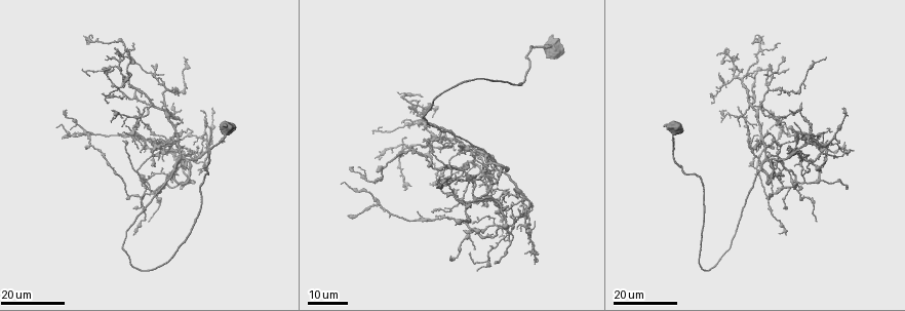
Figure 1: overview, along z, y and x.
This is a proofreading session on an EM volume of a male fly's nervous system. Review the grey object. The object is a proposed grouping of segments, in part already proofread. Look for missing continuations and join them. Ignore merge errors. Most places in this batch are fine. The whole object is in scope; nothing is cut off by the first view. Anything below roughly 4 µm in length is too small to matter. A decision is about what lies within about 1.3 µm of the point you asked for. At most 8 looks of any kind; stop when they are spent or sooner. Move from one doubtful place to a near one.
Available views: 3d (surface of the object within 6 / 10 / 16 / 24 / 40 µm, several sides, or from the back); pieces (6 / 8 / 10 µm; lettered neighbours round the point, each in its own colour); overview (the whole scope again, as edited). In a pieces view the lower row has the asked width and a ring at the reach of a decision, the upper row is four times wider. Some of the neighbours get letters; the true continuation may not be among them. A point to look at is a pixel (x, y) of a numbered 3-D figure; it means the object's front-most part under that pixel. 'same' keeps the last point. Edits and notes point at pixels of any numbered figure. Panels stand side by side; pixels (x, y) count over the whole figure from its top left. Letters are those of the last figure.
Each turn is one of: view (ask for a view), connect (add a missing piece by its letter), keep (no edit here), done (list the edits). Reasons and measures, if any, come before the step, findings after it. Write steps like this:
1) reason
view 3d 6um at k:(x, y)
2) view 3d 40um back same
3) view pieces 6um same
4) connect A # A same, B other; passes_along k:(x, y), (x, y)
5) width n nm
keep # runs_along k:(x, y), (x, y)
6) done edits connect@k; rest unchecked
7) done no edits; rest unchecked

long arm stops here
view 3d 24um at 1:(785, 133)

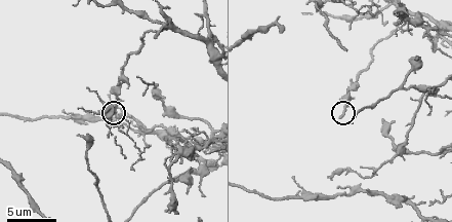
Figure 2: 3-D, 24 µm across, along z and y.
view pieces 6um at 2:(342, 118)

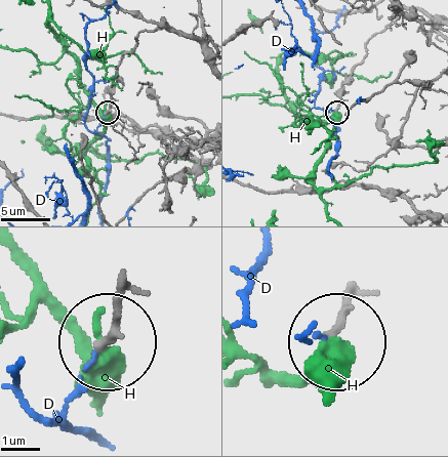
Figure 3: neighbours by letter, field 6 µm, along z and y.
width 200 nm
keep # D other, H other; runs_along 3:(351, 285), (331, 340); no lettered piece goes on from it

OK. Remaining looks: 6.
free end
view 3d 6um at 2:(327, 177)

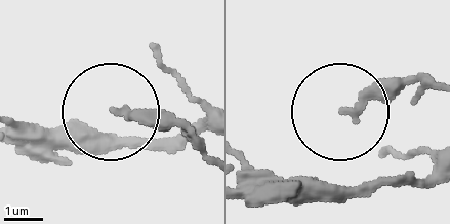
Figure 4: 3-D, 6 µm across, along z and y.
see the neighbours
view pieces 6um at 4:(346, 109)

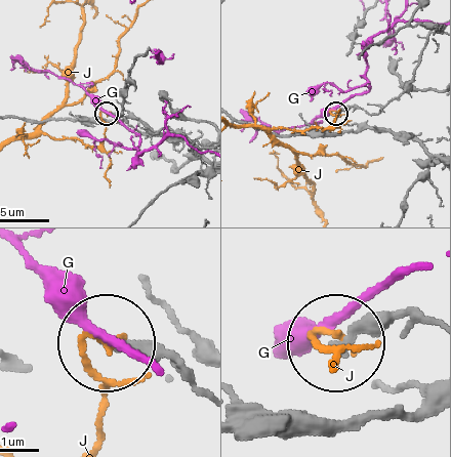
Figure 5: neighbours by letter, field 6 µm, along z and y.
keep # G other, J other; runs_along 5:(424, 320), (366, 320), (339, 336); no lettered piece goes on from it

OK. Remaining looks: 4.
branch stops here
view 3d 24um at 1:(172, 181)

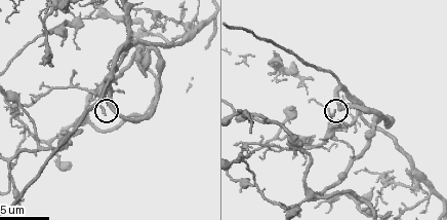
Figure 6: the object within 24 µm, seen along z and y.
view pieces 8um at 6:(332, 112)

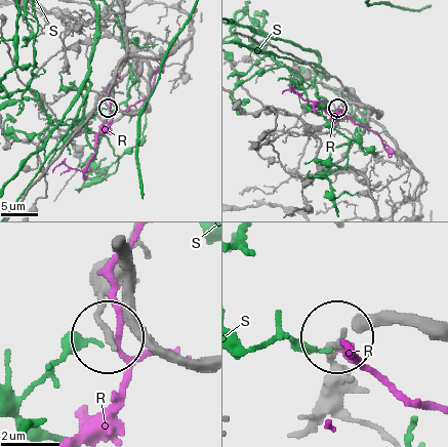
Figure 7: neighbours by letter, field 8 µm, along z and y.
width 230 nm
keep # R other, S other; runs_along 7:(137, 245), (106, 303), (108, 331); none of them fits

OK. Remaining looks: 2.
long arm stops here
view 3d 24um at 1:(212, 109)

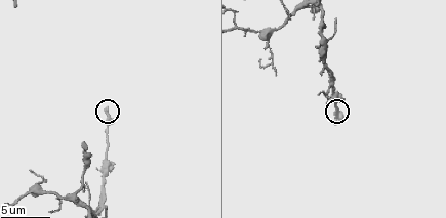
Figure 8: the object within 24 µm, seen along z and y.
view pieces 8um at 8:(106, 107)

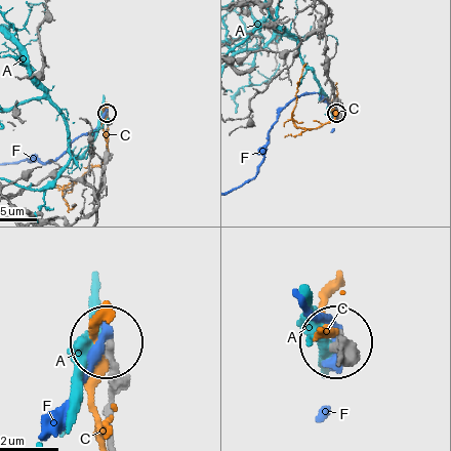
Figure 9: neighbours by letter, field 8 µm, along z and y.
width 380 nm
keep # A other, C other, F other; no lettered piece goes on from it

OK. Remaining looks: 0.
done no edits; rest unchecked

